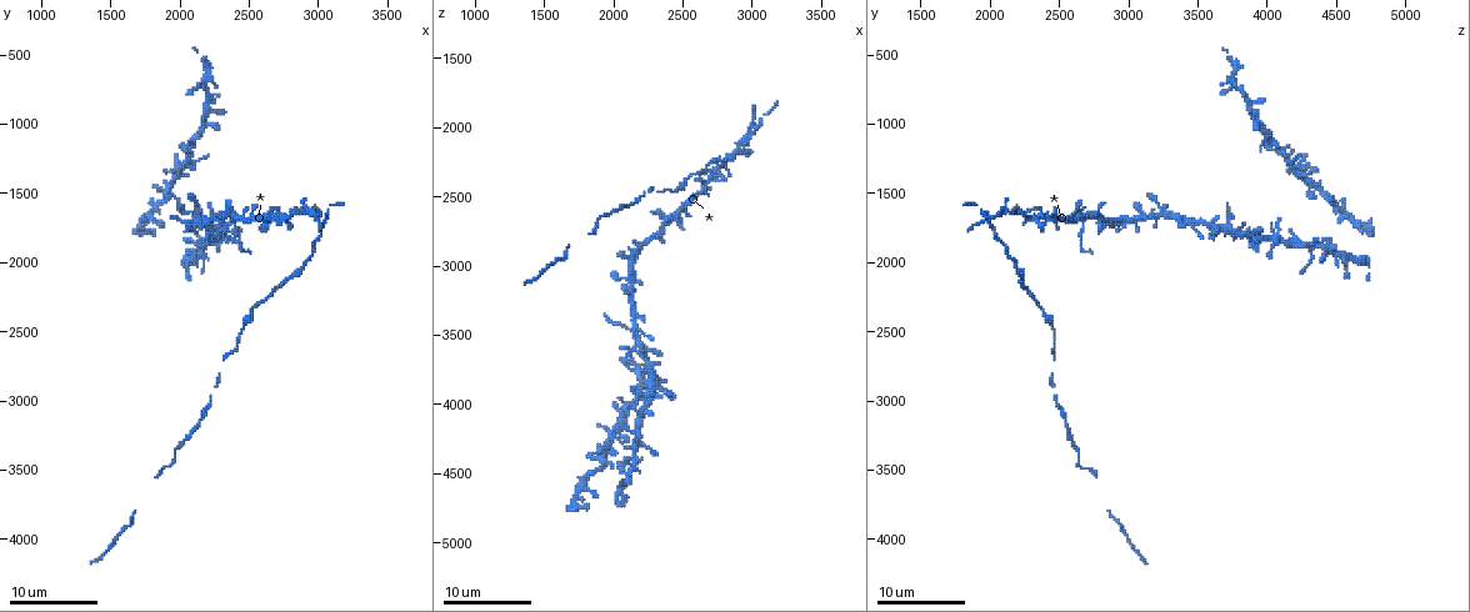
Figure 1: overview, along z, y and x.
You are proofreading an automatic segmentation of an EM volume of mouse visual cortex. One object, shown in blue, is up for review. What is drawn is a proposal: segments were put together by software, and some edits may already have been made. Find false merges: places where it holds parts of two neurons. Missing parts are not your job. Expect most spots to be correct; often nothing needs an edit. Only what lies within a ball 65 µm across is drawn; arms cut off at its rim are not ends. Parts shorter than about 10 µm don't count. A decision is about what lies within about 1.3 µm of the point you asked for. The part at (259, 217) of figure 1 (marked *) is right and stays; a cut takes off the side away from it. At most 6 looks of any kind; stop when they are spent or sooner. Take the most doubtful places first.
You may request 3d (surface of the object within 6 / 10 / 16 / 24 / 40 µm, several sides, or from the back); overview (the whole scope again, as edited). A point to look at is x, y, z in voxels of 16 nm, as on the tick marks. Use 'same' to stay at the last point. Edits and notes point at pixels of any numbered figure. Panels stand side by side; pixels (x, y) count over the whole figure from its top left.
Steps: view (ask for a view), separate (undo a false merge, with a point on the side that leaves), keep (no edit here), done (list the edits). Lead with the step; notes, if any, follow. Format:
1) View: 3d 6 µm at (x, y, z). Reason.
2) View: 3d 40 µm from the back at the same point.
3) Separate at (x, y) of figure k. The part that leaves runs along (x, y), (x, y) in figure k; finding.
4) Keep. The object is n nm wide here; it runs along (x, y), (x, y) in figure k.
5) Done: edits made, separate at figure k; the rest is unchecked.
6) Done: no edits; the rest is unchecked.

View: 3d 6 µm at (2980, 1680, 2020). Side arm on a straight run.

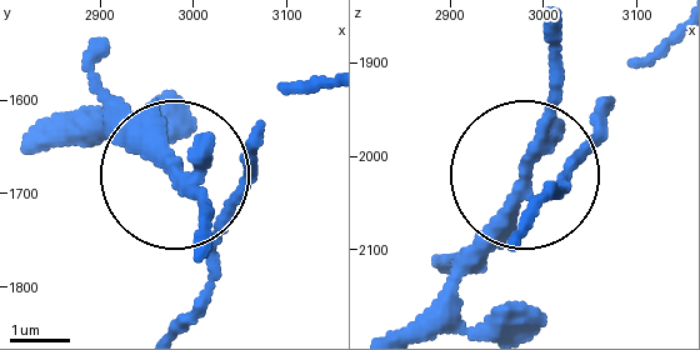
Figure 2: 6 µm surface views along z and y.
View: 3d 6 µm from the back at (2975, 1665, 2035).

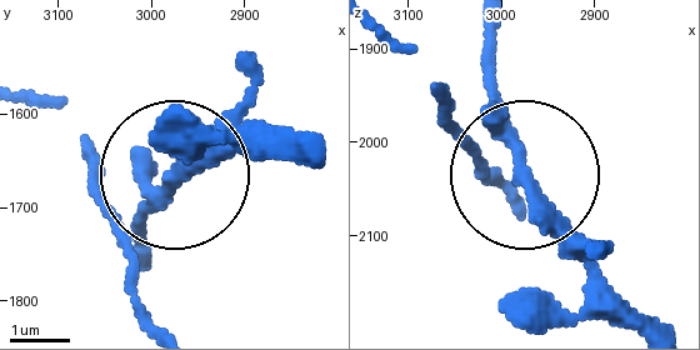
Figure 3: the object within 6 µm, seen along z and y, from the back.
Keep. It runs along (645, 321), (510, 141), (441, 88) in figure 3; one neuron here.

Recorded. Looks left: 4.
View: 3d 10 µm at (2120, 1880, 4380). Four-way junction.

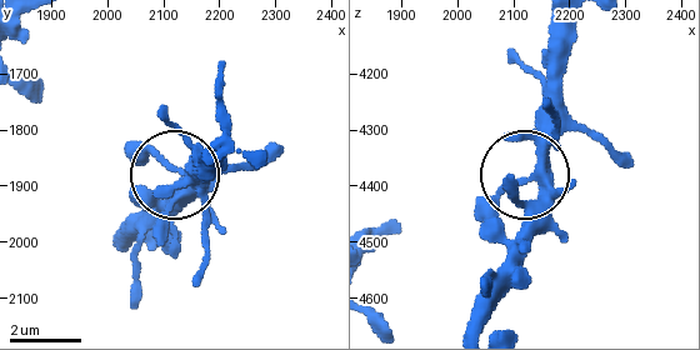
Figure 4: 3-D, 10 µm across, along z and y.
Keep. 4 arms meet here; continuous, no second neuron.

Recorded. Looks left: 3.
View: 3d 10 µm at (2800, 1680, 2260). Four arms meet.

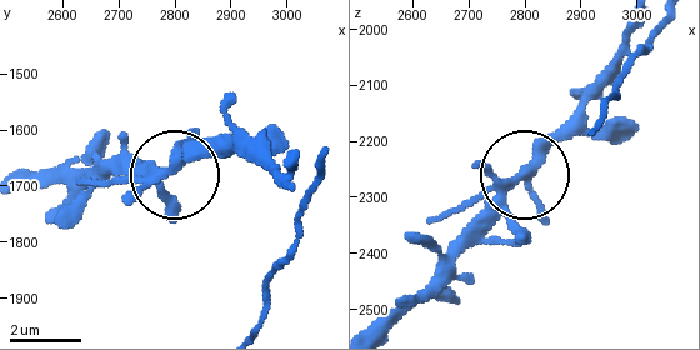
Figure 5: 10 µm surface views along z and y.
Keep. It runs along (51, 175), (164, 175), (243, 143) in figure 5; all the same neuron.

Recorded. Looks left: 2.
Done: no edits; the rest is unchecked.

